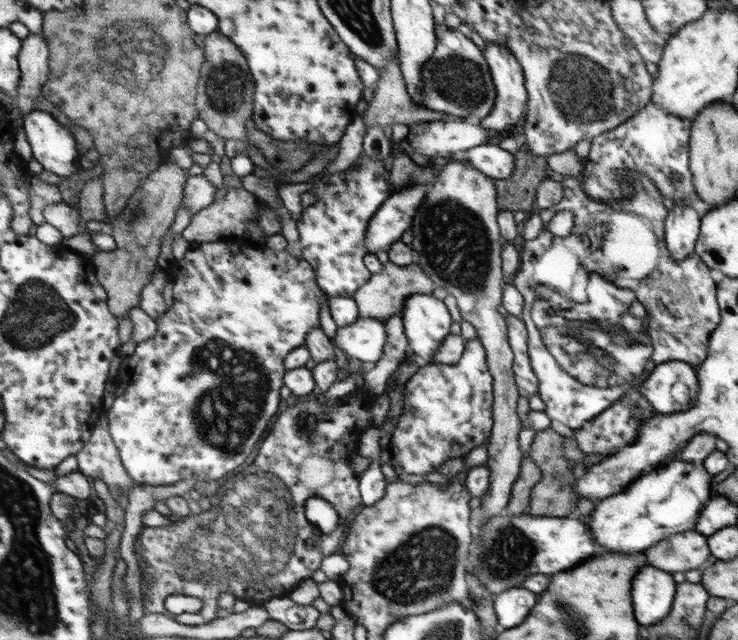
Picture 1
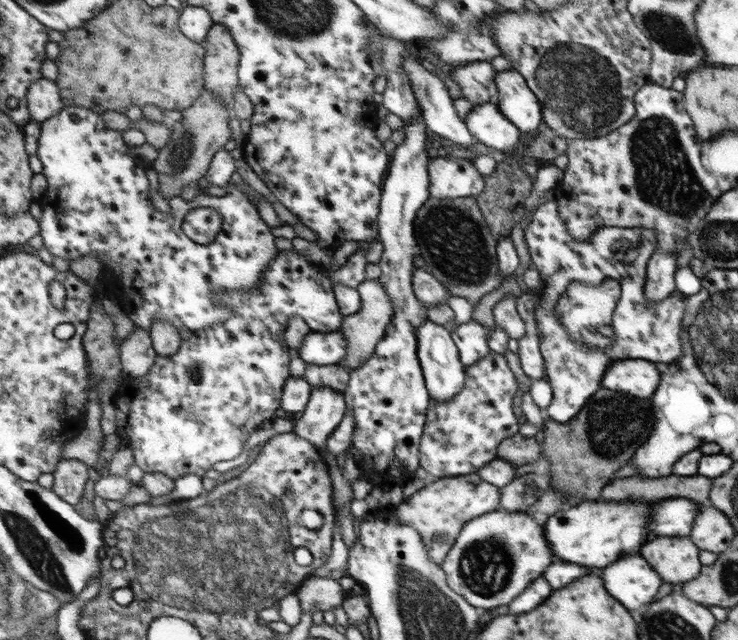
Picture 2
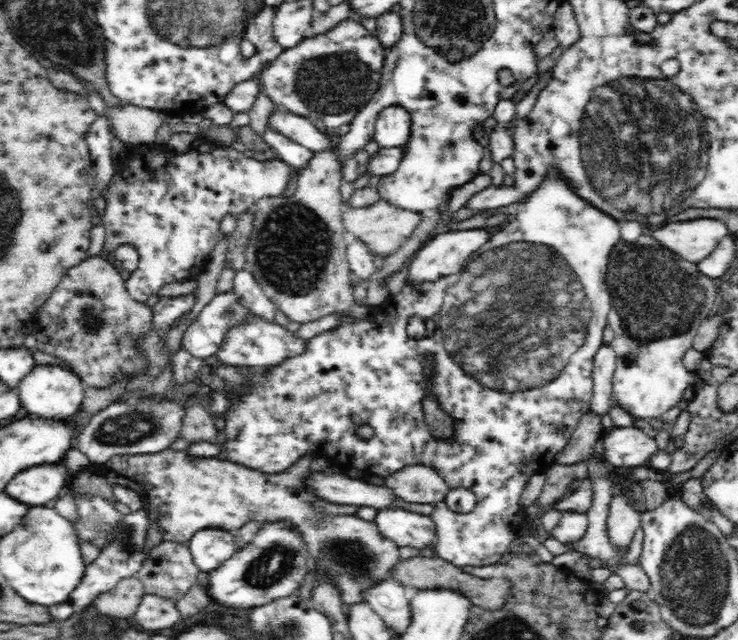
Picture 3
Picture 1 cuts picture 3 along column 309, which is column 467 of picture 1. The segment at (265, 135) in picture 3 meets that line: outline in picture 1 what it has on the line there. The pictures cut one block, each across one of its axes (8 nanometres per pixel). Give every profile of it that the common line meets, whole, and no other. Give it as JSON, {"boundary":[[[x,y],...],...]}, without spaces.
{"boundary":[[[484,143],[455,154],[457,160],[468,160],[479,172],[490,179],[507,180],[514,169],[514,156],[498,146]]]}

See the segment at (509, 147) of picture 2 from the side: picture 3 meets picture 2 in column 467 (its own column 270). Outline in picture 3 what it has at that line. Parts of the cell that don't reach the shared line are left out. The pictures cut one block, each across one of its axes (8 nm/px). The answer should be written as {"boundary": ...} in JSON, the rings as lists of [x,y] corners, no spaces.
{"boundary":[[[282,110],[272,114],[266,124],[270,125],[270,129],[284,133],[290,140],[309,148],[312,152],[336,149],[337,138],[331,137],[327,132],[321,132],[314,122],[306,117]]]}

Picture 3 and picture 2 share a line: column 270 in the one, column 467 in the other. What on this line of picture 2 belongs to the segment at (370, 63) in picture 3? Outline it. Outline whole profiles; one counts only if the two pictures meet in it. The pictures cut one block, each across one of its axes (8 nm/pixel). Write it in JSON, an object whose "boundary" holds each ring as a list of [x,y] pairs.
{"boundary":[[[472,62],[464,66],[449,68],[447,74],[460,86],[461,98],[466,98],[472,105],[494,102],[498,98],[496,83],[497,72],[489,62]]]}

